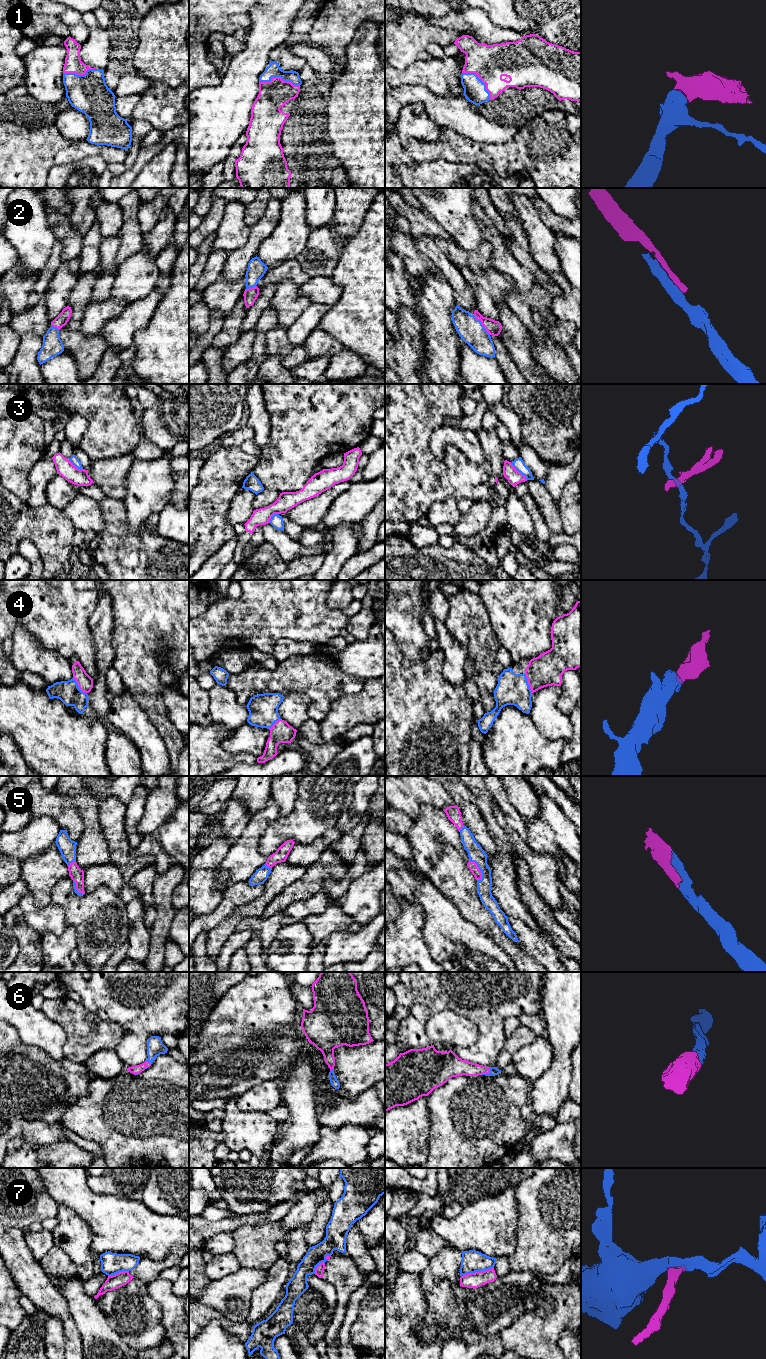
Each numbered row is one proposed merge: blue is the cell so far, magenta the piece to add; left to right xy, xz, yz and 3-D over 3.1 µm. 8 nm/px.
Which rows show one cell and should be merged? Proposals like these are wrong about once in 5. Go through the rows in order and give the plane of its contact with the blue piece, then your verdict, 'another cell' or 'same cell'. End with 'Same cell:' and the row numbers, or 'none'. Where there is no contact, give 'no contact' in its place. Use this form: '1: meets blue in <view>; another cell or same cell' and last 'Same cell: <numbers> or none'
1: meets blue in xz; same cell
2: meets blue in yz; same cell
3: meets blue in yz; another cell
4: meets blue in yz; same cell
5: meets blue in yz; same cell
6: meets blue in yz; same cell
7: meets blue in yz; another cell
Same cell: 1, 2, 4, 5, 6

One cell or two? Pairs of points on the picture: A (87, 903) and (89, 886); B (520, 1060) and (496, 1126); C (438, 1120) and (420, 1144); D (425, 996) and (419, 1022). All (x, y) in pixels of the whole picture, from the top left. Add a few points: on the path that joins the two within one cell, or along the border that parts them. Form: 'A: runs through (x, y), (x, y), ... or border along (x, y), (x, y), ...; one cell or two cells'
A: border along (111, 889), (99, 886), (85, 893); two cells
B: border along (517, 1073), (530, 1084); two cells
C: border along (427, 1108), (429, 1116), (428, 1154); two cells
D: runs through (425, 1002), (419, 1016); one cell

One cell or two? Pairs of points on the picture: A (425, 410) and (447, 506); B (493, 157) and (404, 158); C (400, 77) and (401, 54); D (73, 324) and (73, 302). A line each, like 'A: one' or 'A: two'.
A: two
B: one
C: two
D: one

